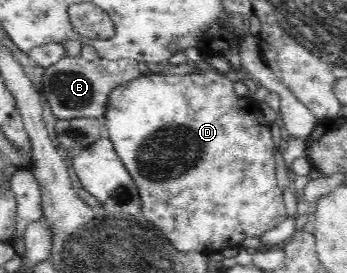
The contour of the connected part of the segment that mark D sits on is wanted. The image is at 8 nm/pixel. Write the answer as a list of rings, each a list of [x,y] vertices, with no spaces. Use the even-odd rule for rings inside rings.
[[[194,65],[191,72],[183,72],[181,76],[164,76],[160,74],[141,74],[134,80],[120,84],[113,88],[106,105],[102,123],[106,125],[108,136],[113,141],[114,150],[125,167],[129,169],[130,176],[136,182],[141,198],[141,214],[149,220],[180,252],[194,252],[197,250],[206,255],[218,257],[224,248],[240,247],[246,238],[261,237],[269,230],[282,224],[286,218],[286,206],[282,200],[282,190],[278,188],[276,178],[276,162],[274,161],[274,142],[268,124],[260,109],[260,102],[253,96],[240,96],[234,90],[234,81],[230,81],[225,74],[211,67]]]

